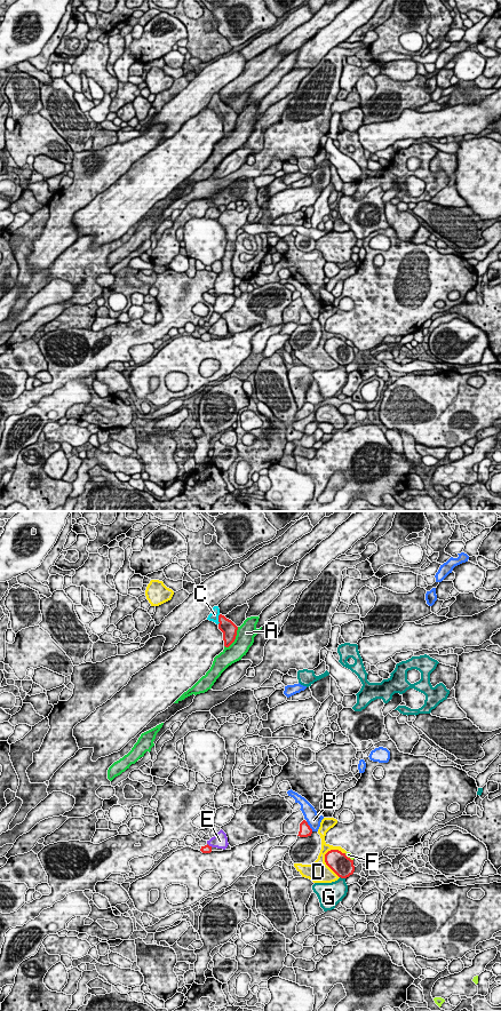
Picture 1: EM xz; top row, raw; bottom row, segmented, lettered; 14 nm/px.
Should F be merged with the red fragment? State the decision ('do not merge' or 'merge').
do not merge

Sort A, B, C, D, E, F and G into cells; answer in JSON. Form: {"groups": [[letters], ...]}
{"groups": [["A"], ["B"], ["C"], ["D"], ["E"], ["F"], ["G"]]}

